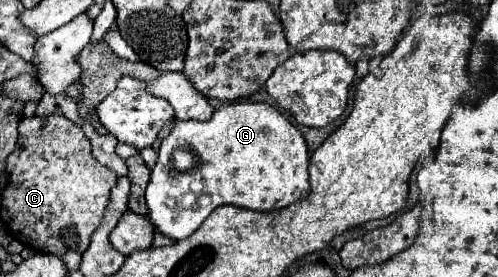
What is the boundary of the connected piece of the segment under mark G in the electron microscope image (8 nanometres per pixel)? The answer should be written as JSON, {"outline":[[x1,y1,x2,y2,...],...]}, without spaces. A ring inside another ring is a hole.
{"outline":[[229,103,213,111,207,121,183,121,177,123,169,137,161,143,157,165,151,171,151,179,147,185,147,207,149,219,153,225,167,237,181,241,189,237,199,225,211,215,213,209,221,205,235,205,253,211,275,211,283,209,309,193,309,149,301,131,273,105,267,103],[175,149,191,149,197,157,191,171,179,171,173,167,171,153]]}

